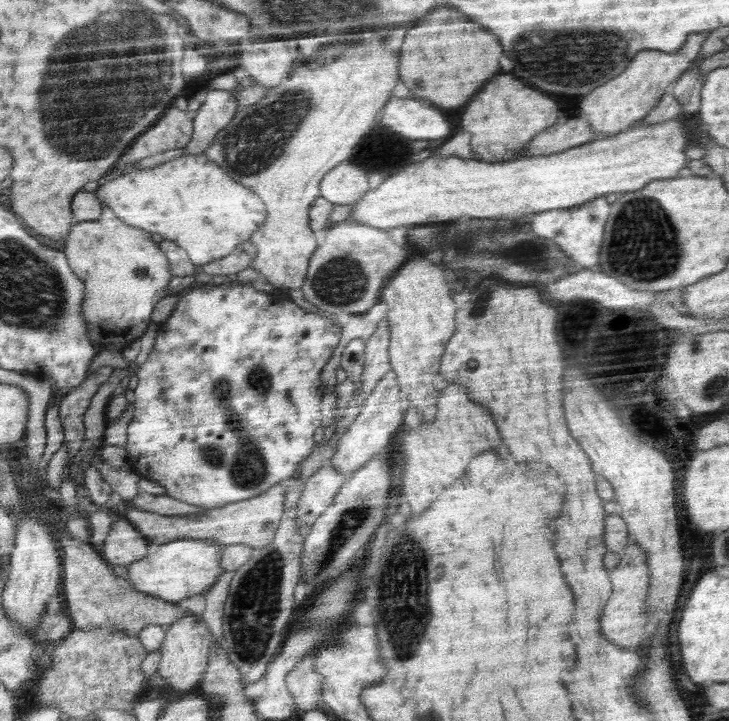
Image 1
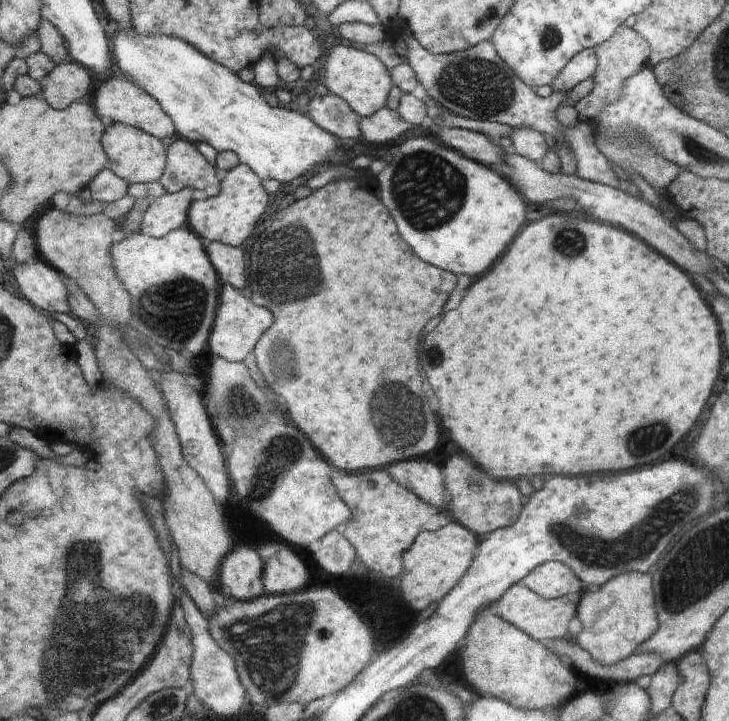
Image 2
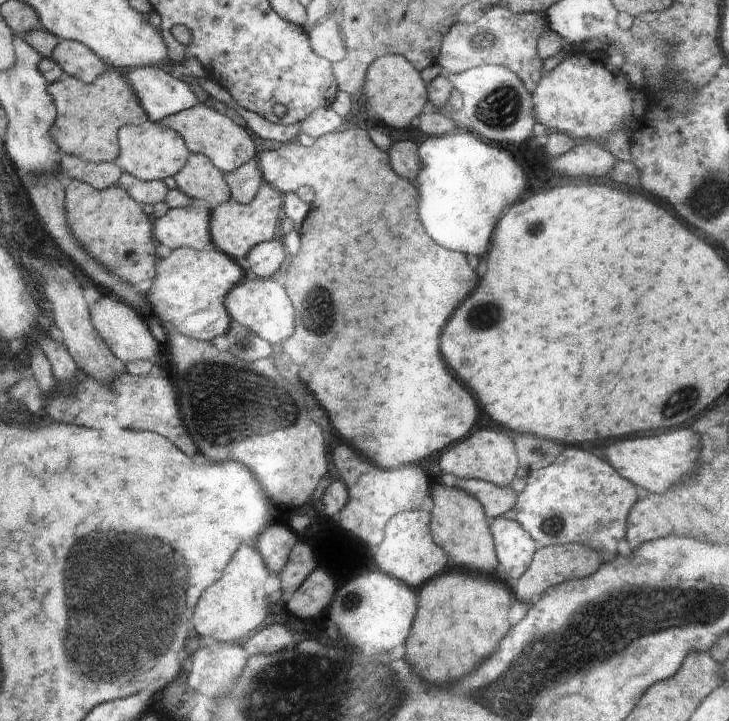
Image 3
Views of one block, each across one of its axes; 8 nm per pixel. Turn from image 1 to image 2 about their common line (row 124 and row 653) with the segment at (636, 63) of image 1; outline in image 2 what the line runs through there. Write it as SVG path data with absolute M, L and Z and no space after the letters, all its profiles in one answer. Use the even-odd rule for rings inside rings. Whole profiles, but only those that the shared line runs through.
M625 572L613 576L601 587L588 588L581 594L578 603L578 620L582 623L582 630L573 636L573 639L587 650L594 660L611 665L638 652L640 646L644 646L646 640L656 634L658 628L656 593L652 592L652 574L640 574L640 572Z

